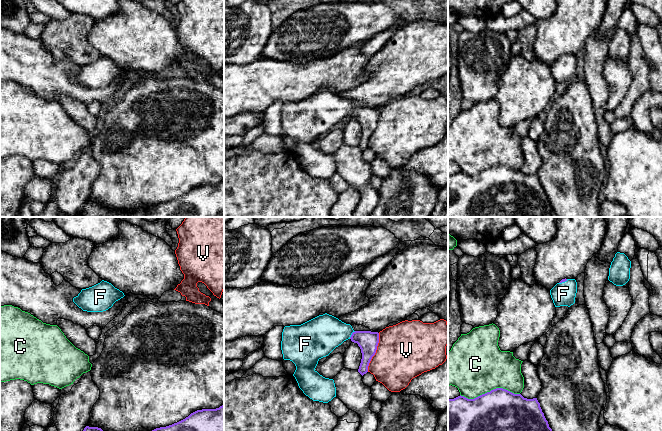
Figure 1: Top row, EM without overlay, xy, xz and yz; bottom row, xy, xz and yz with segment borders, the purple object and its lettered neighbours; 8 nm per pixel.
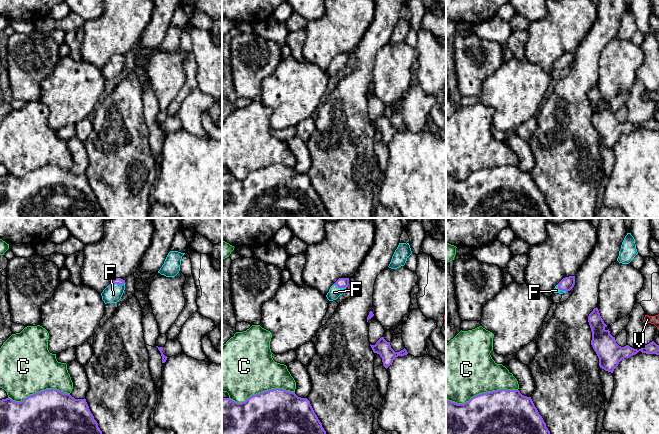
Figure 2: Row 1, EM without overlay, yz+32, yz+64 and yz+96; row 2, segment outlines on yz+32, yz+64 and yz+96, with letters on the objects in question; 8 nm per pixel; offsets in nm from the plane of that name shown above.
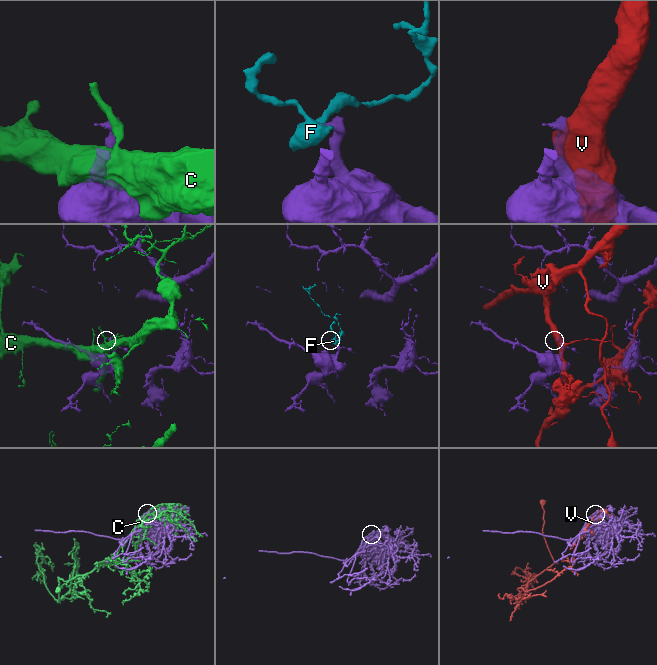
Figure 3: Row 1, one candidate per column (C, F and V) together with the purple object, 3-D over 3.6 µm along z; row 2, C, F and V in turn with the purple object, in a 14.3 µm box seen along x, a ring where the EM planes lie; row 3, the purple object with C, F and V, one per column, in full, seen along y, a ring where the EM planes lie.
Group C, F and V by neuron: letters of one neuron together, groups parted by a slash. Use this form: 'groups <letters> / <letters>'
groups C / F / V

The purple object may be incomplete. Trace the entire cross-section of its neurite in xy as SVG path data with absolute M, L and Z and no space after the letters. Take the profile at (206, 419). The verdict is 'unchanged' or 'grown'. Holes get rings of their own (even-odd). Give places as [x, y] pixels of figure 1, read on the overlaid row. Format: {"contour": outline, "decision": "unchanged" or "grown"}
{"contour": "M224 404L216 409L202 409L185 419L152 431L224 431Z", "decision": "unchanged"}

